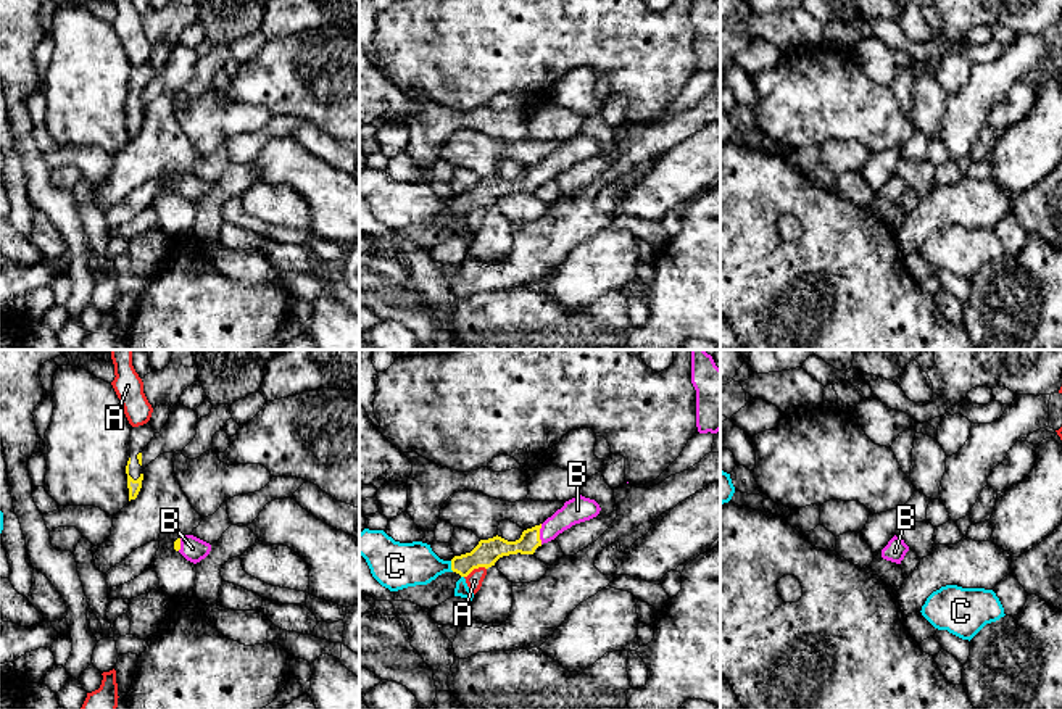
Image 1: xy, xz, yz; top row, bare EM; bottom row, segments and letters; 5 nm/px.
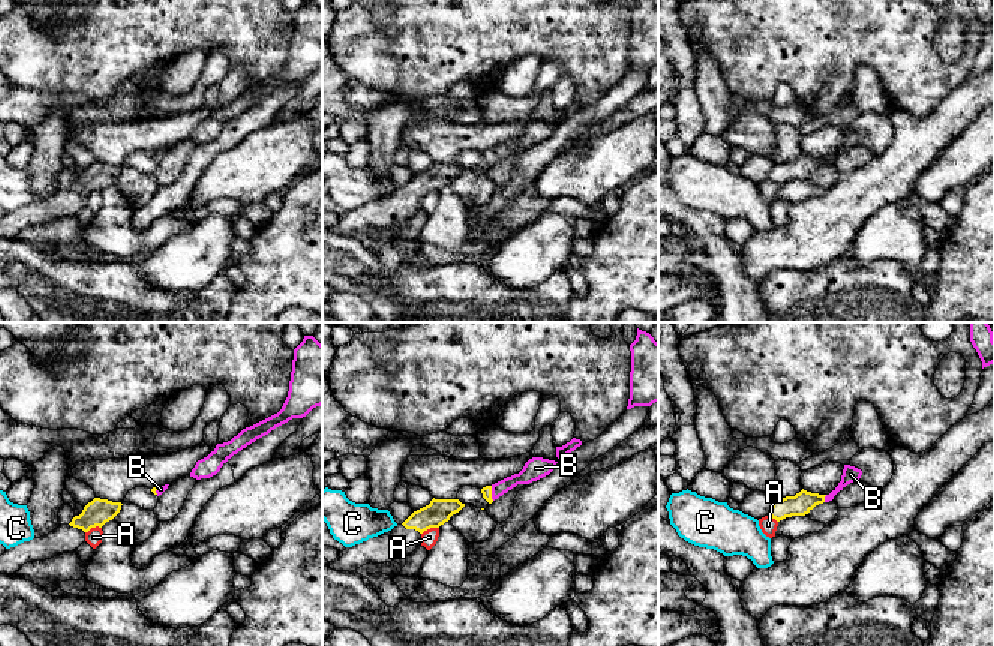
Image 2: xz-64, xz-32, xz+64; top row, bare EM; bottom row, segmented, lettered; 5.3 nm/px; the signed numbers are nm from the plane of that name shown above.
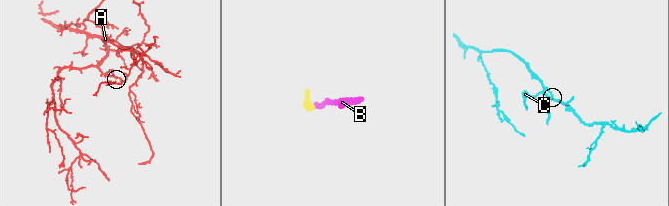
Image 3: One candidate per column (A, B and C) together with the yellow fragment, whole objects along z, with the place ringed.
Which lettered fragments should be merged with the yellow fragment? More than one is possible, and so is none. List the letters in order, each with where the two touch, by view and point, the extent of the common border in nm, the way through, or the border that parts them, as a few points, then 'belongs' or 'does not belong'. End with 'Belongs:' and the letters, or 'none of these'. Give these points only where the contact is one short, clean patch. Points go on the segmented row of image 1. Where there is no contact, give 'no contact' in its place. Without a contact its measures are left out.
A: contact xz (474, 568); length 120 nm; does not belong
B: contact xz (539, 534); length 100 nm; way xz (493, 548), (526, 545), (539, 534), (547, 532), (577, 509); belongs
C: contact xz (452, 566); length 60 nm; border xz (450, 561), (453, 571); does not belong
Belongs: B

